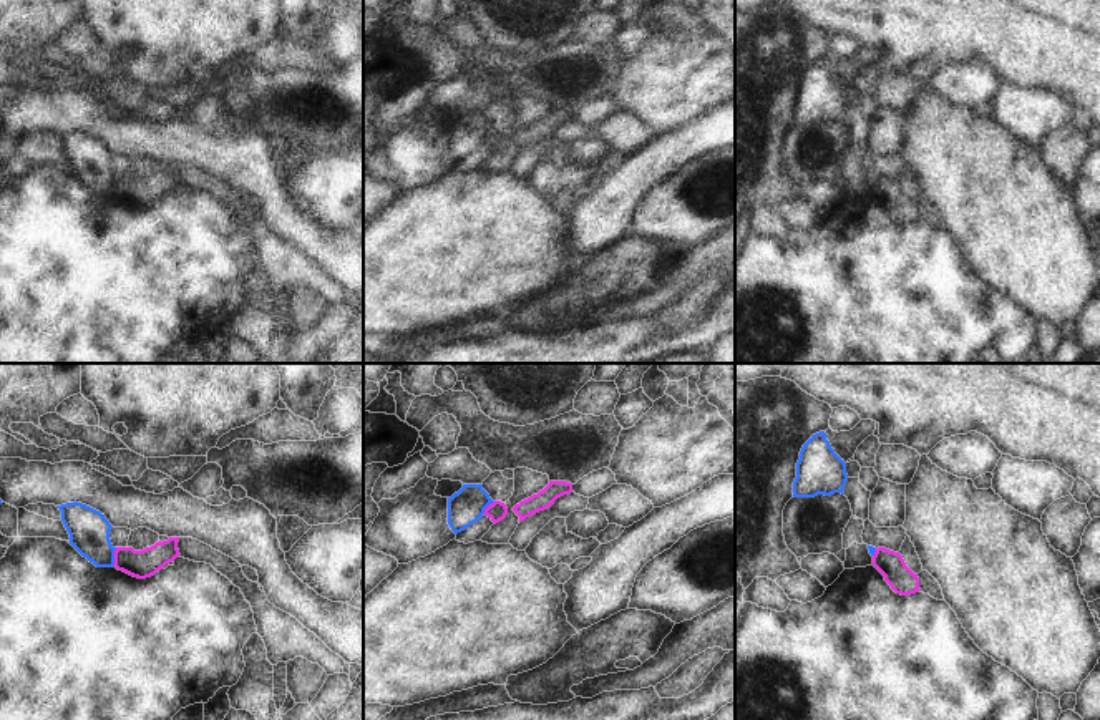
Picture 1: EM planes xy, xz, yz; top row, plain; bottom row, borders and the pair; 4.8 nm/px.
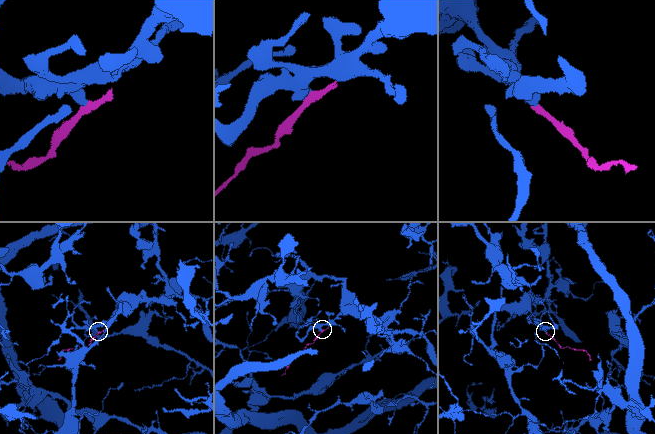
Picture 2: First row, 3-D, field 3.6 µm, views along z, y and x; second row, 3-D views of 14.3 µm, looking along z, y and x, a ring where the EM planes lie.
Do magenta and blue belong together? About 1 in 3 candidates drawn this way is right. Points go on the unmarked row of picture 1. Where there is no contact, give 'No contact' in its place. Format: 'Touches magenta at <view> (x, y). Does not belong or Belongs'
Touches magenta at xy (115, 184). Does not belong

